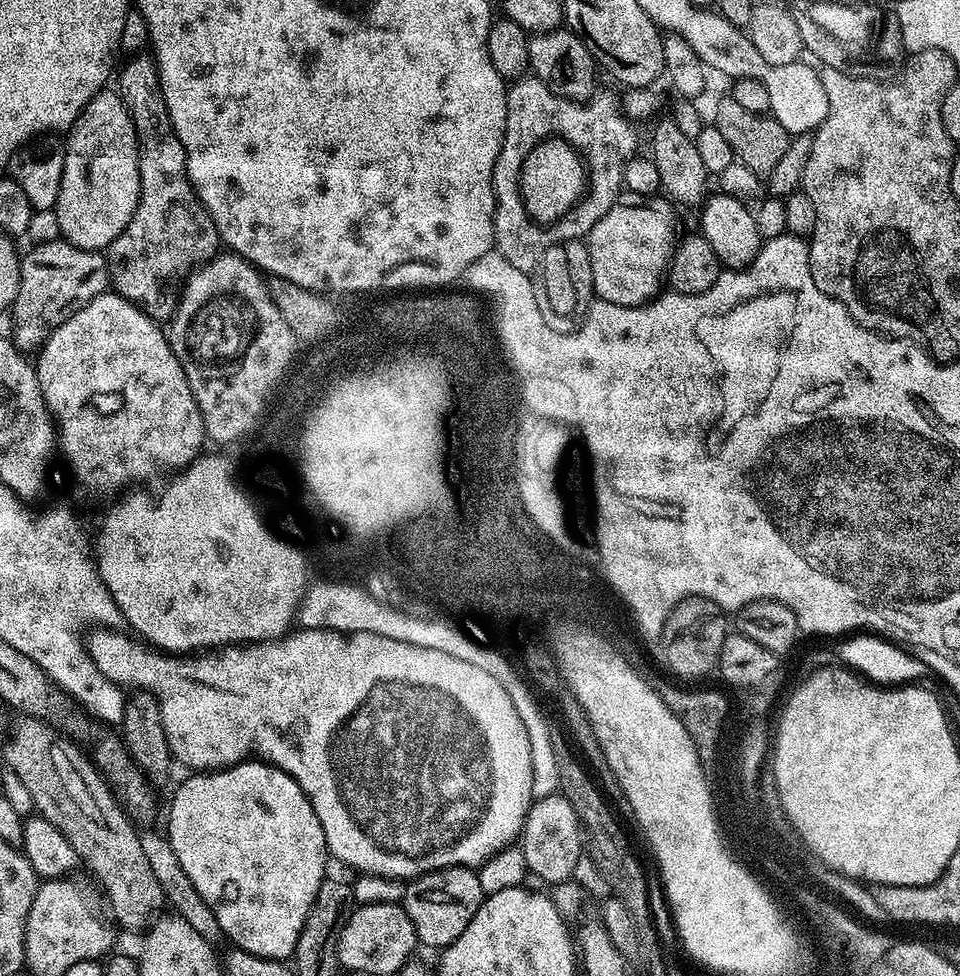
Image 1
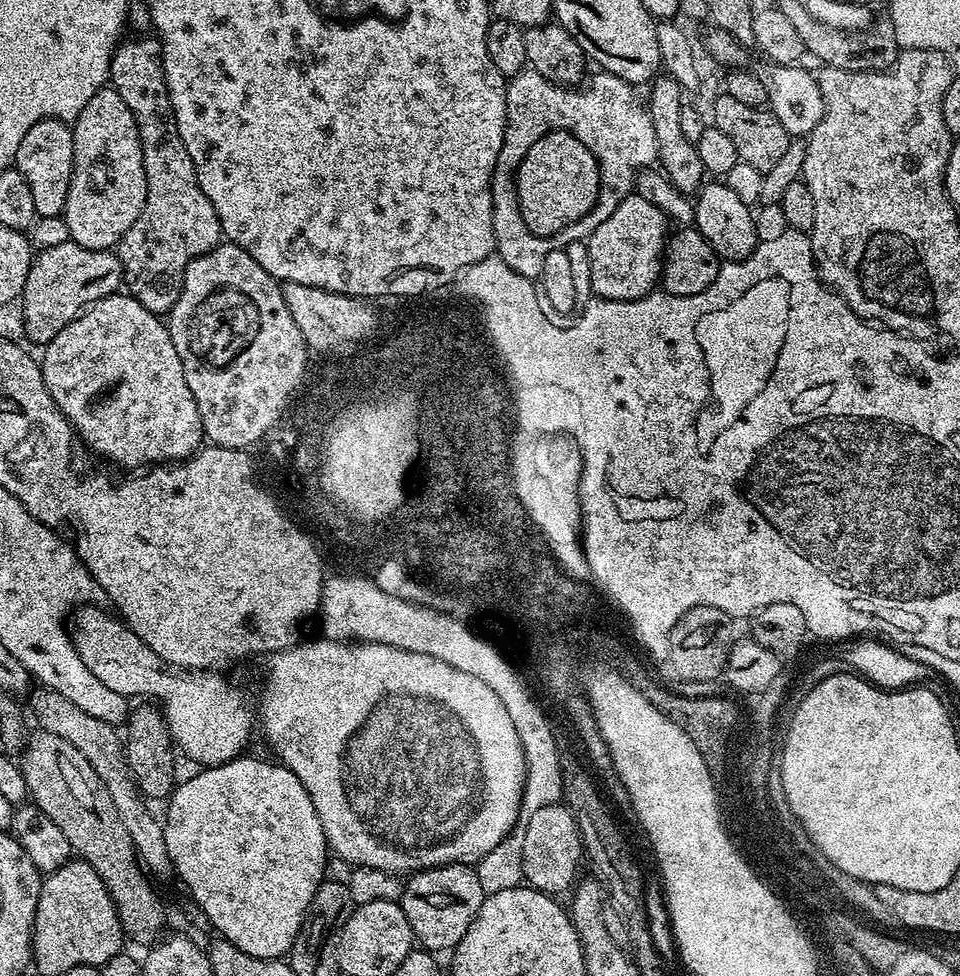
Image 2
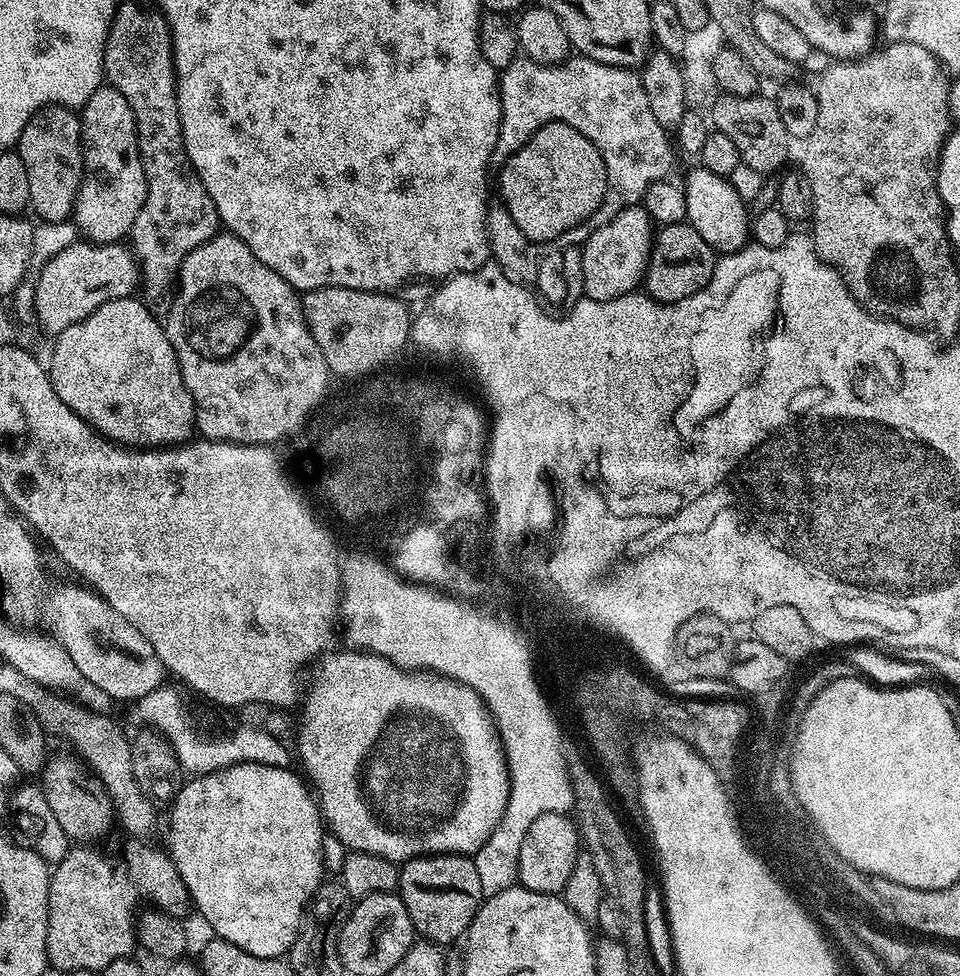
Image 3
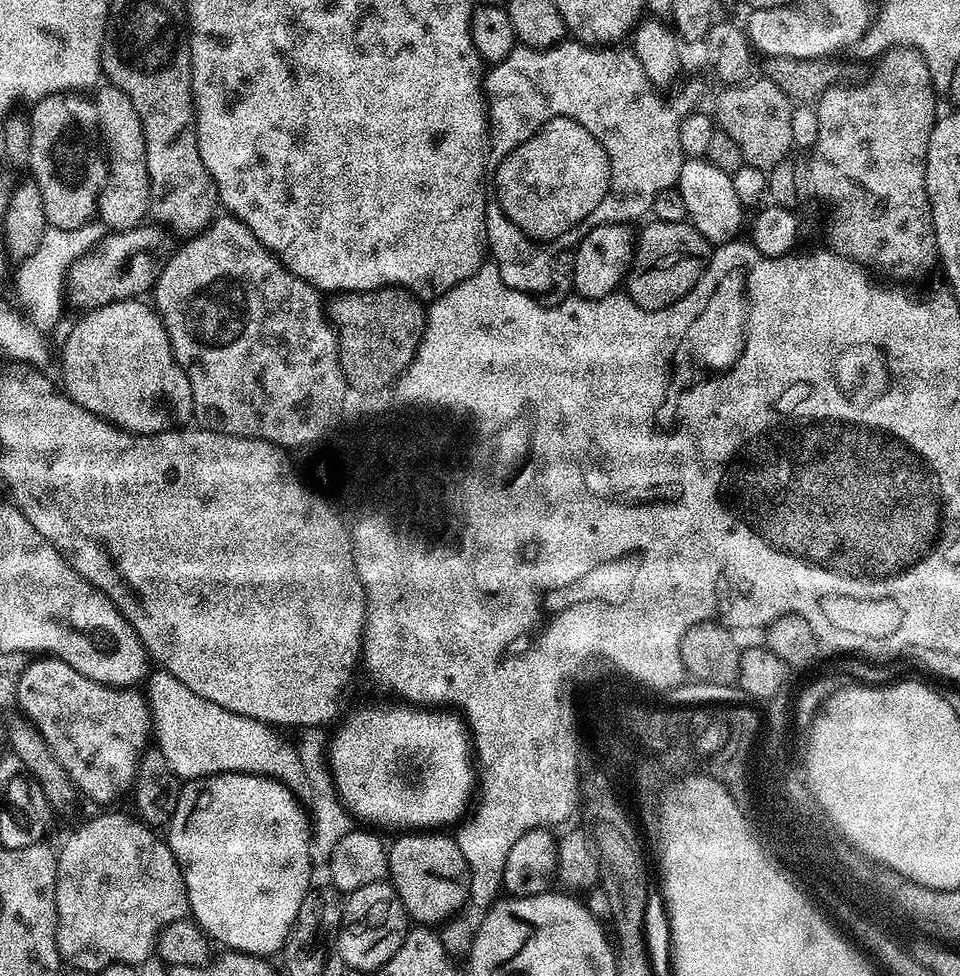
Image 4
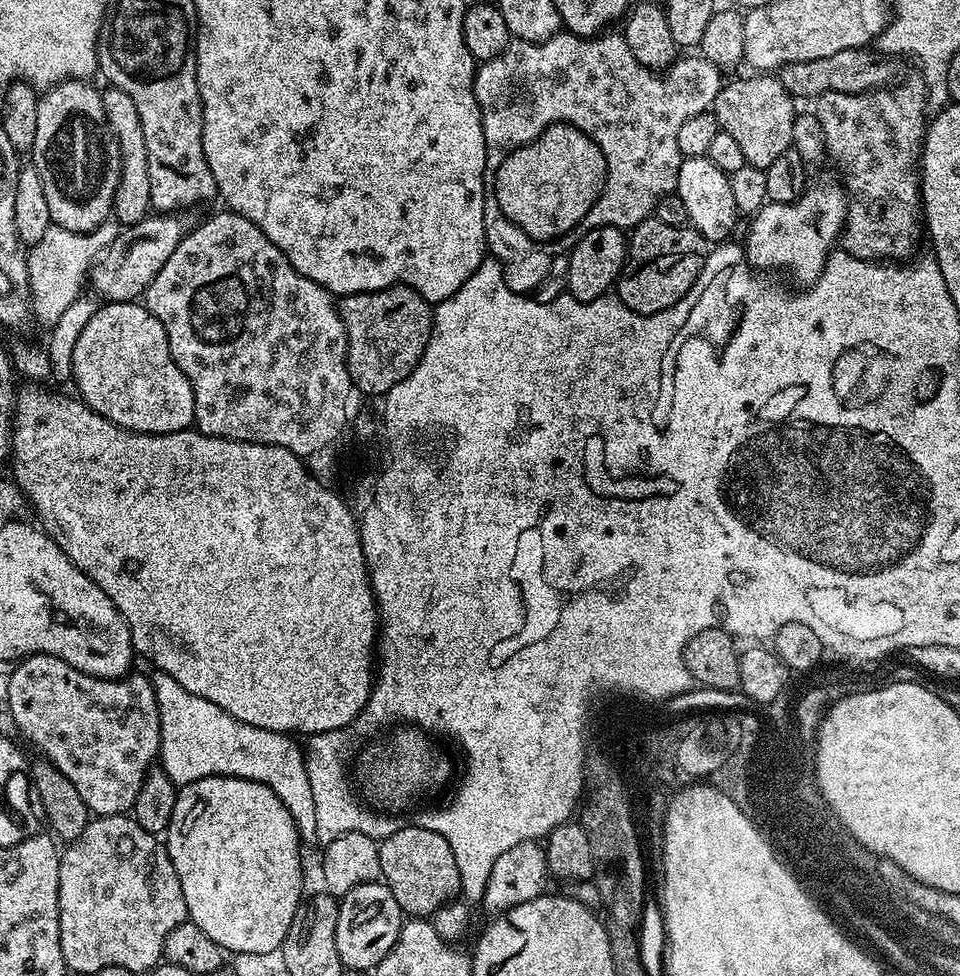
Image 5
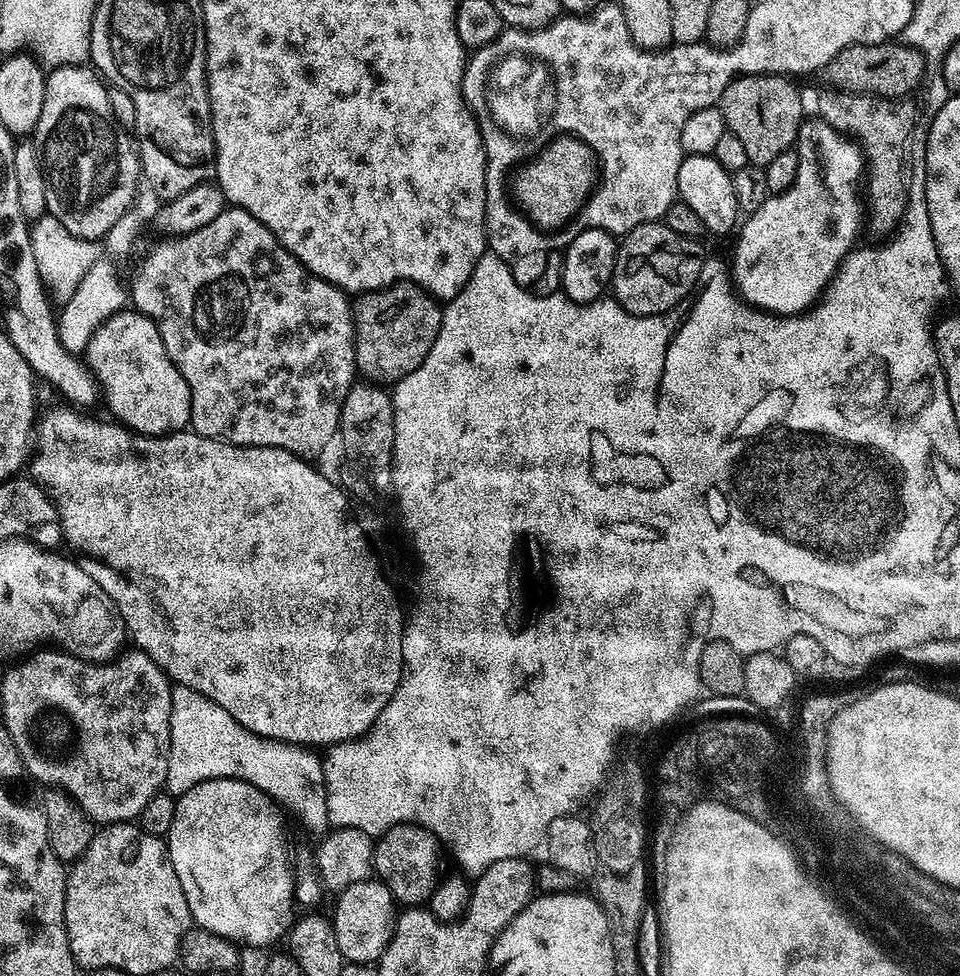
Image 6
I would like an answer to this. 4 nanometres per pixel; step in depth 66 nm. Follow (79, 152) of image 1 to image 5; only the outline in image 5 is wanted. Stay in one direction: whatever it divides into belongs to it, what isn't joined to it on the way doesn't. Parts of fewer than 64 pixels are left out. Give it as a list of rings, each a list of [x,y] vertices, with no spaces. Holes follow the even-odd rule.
[[[111,86],[105,89],[102,92],[104,118],[107,127],[112,127],[112,132],[116,135],[116,144],[120,147],[120,181],[114,184],[112,206],[115,219],[121,225],[131,226],[145,219],[152,208],[146,138],[142,134],[142,118],[138,118],[138,106],[134,106],[134,98],[130,98],[130,94]]]

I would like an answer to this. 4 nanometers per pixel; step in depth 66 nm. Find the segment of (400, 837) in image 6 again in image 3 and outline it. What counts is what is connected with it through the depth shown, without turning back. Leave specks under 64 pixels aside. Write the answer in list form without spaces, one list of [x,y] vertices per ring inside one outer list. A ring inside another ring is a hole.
[[[468,854],[415,856],[413,860],[403,861],[399,870],[398,895],[410,914],[415,935],[429,944],[455,945],[467,933],[485,899],[475,859]]]

